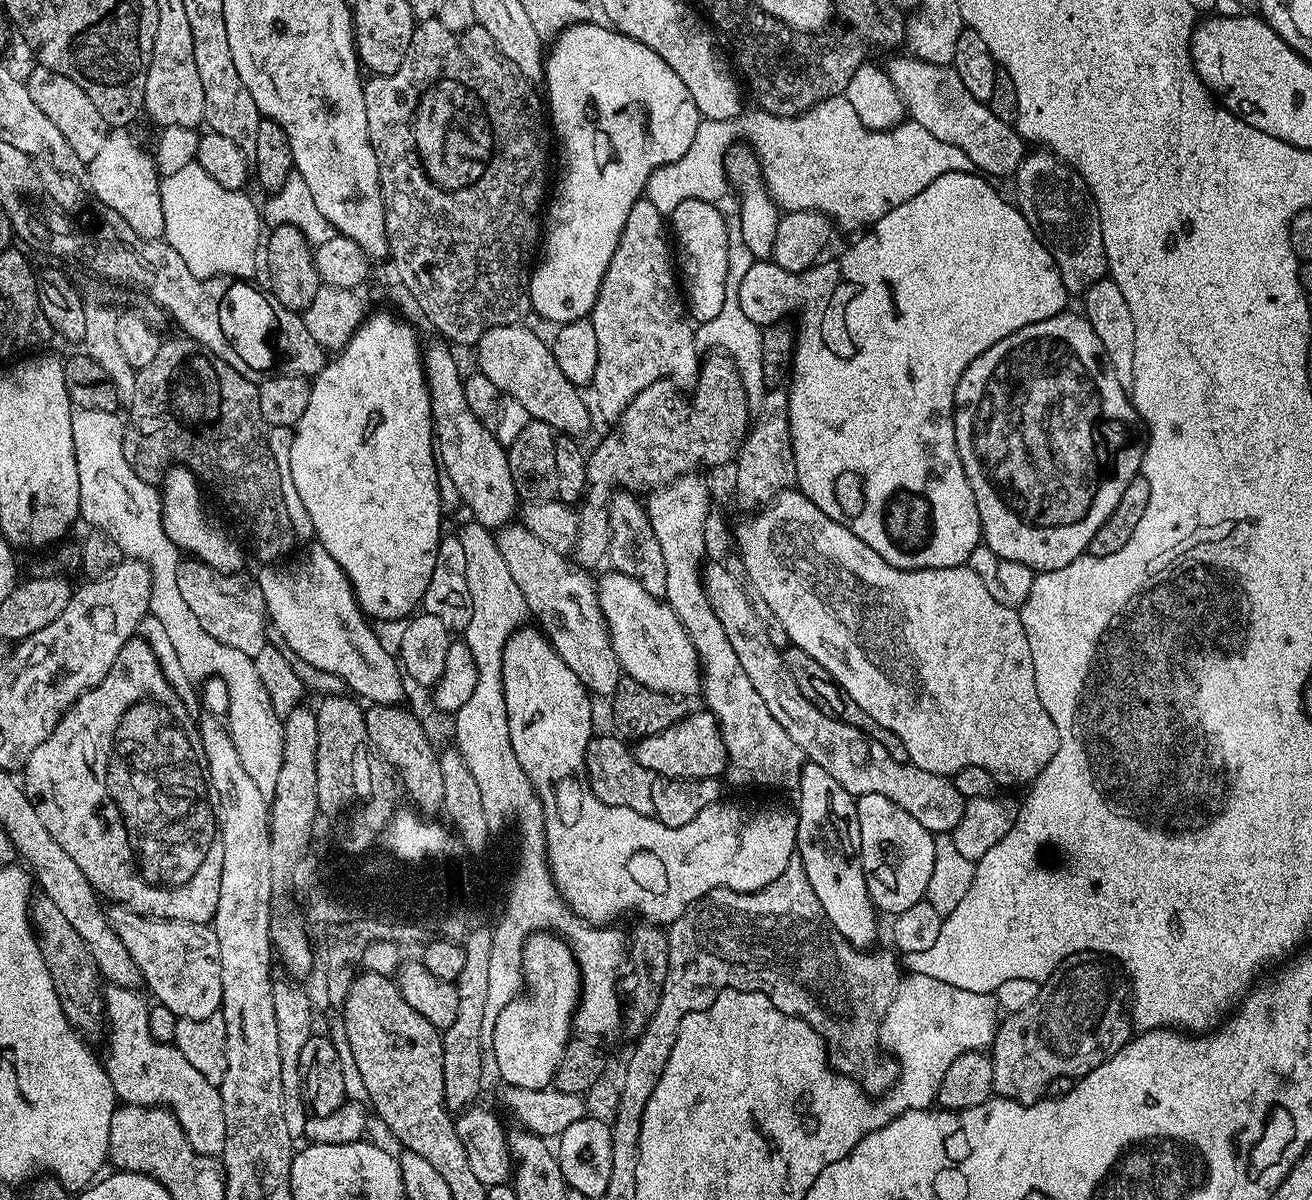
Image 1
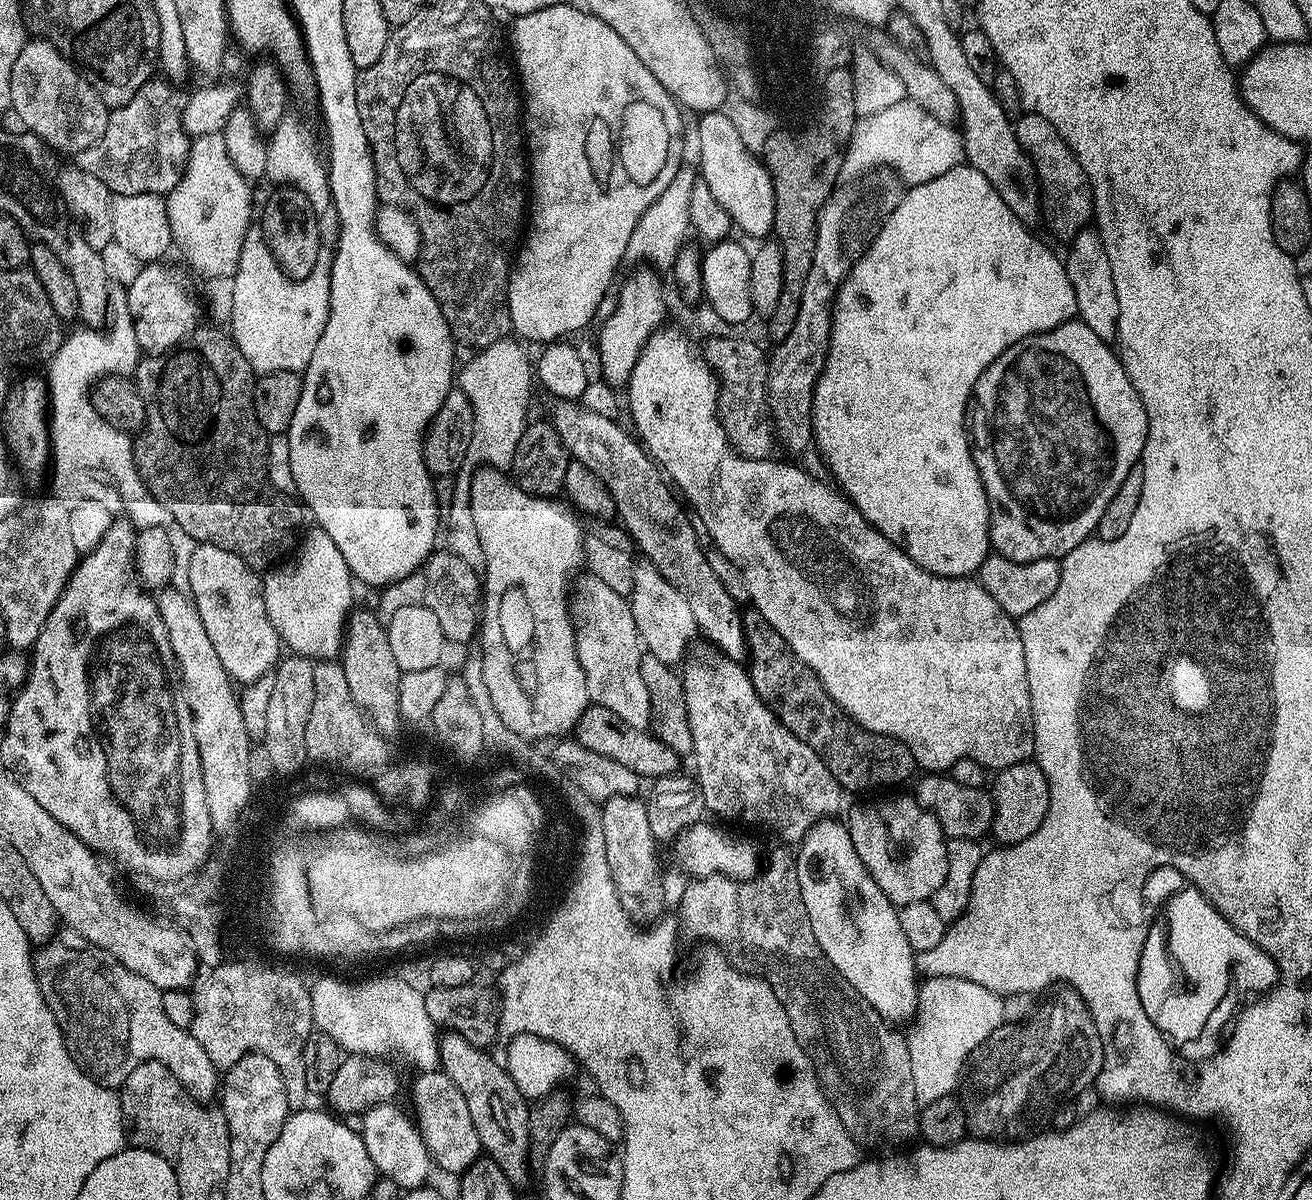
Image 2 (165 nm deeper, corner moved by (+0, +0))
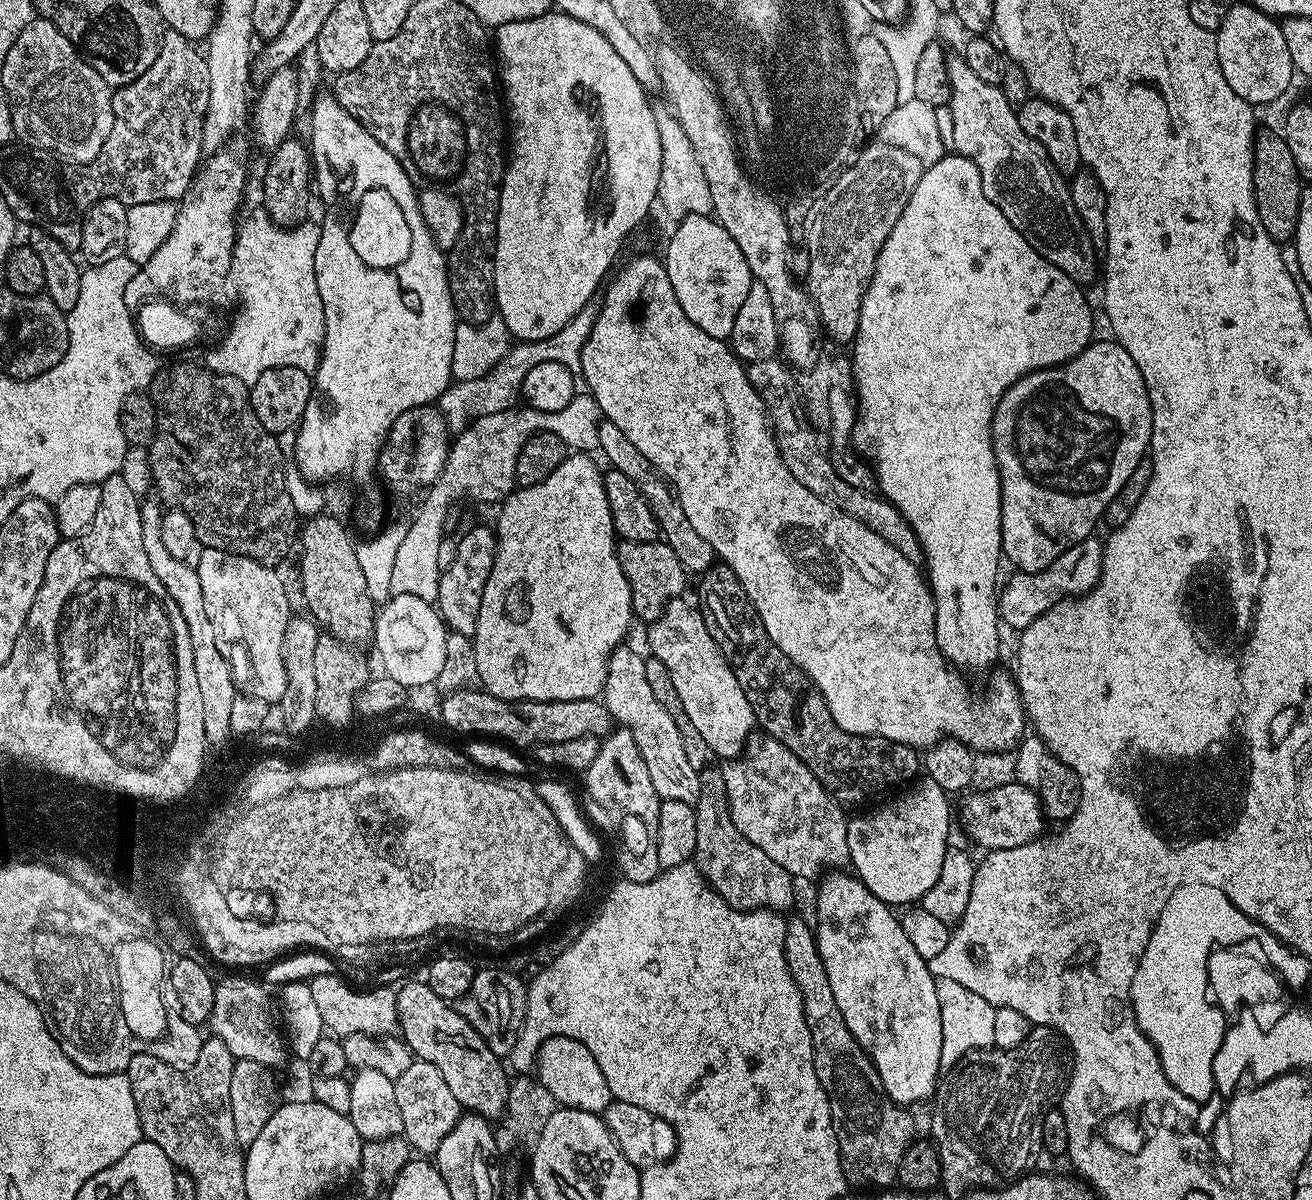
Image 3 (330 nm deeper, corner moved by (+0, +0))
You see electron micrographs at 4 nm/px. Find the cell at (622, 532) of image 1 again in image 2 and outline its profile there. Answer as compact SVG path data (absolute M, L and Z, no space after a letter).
M640 558L634 566L634 586L630 601L641 645L647 652L654 654L654 658L662 658L662 662L673 666L679 665L679 660L689 655L688 647L692 639L698 636L694 614L686 598L682 598L682 594L678 594L678 590L674 590L666 578L662 578L660 571L649 560Z

